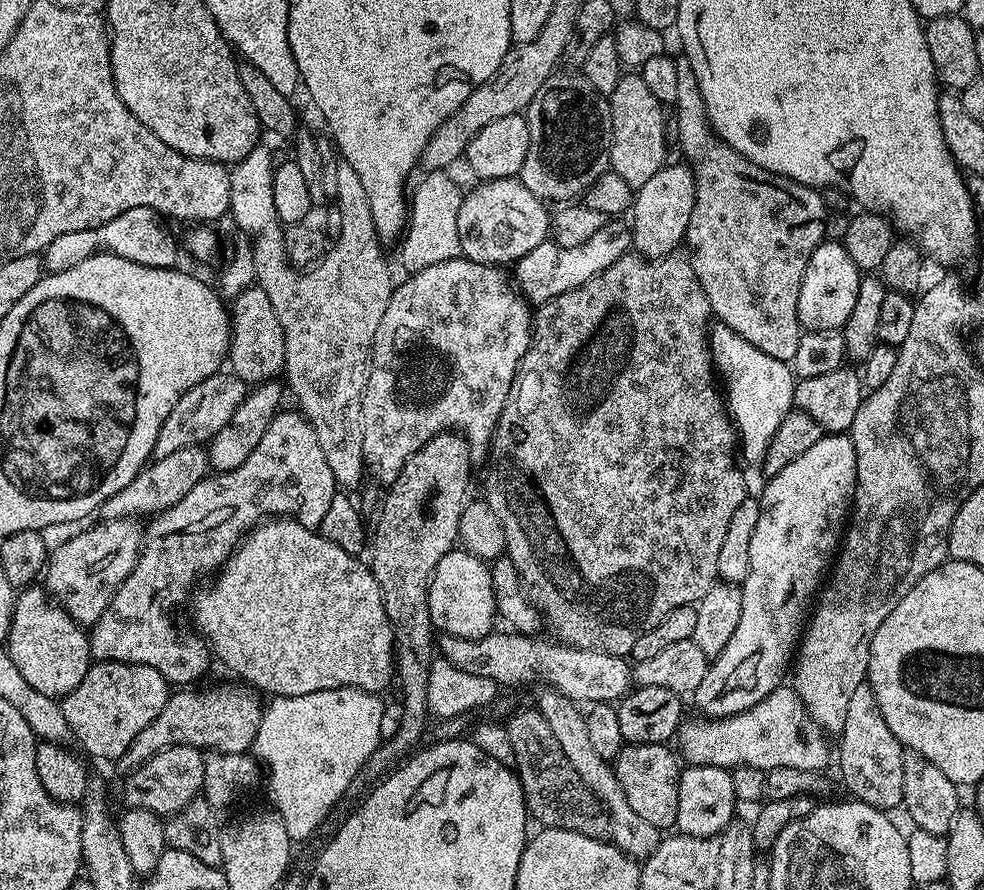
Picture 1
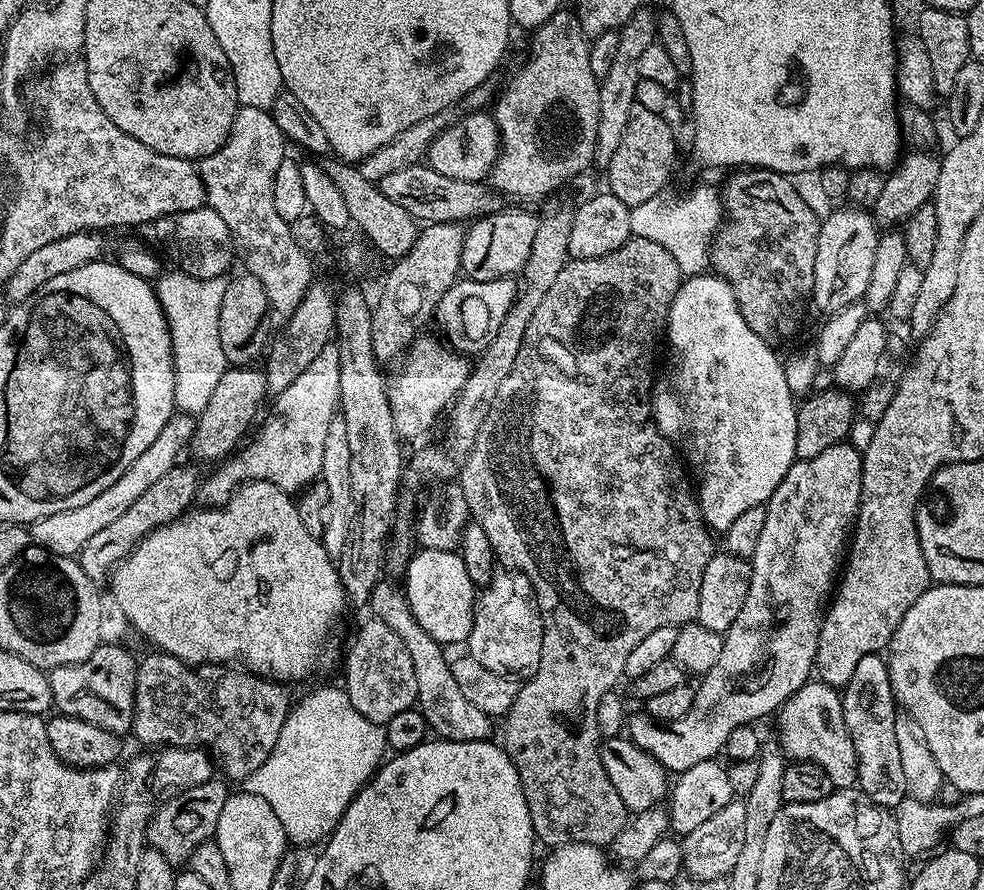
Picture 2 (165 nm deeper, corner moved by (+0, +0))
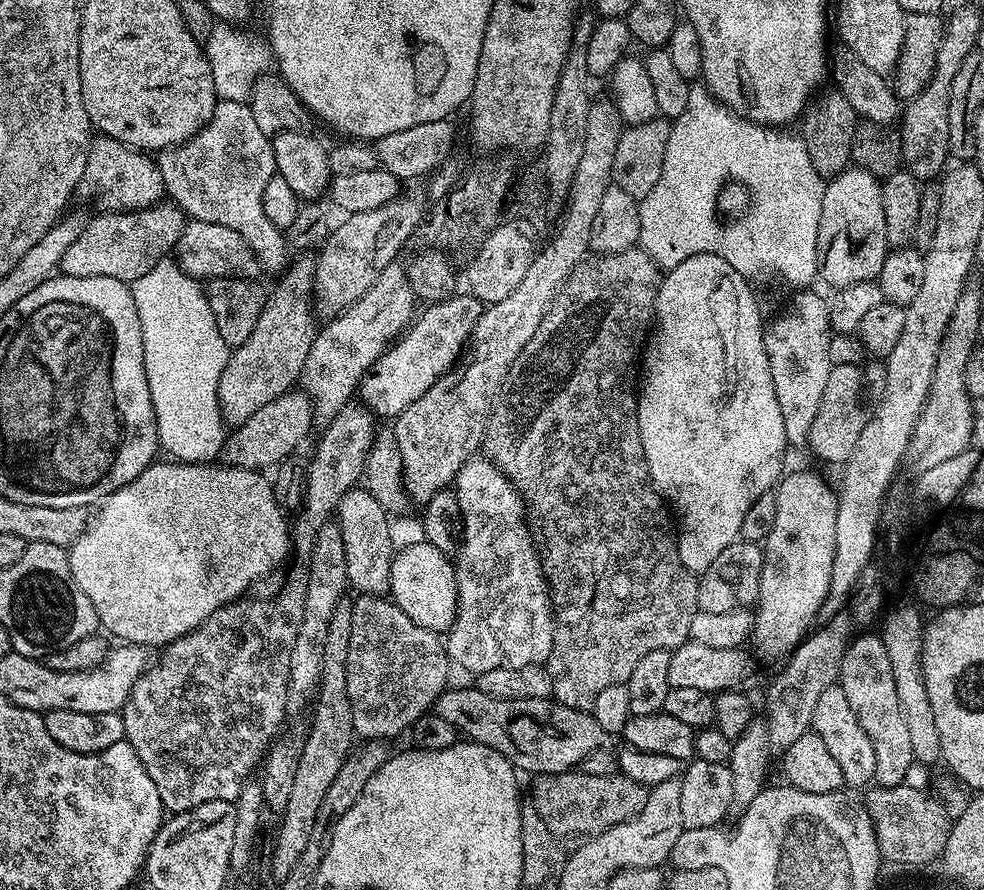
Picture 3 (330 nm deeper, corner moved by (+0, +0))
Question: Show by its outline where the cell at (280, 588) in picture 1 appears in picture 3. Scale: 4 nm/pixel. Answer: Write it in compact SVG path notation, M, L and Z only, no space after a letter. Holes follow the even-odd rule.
M216 462L210 464L160 463L152 463L146 470L142 470L142 474L138 474L138 478L134 478L134 482L105 496L99 507L95 509L97 510L96 516L94 512L84 532L67 549L70 574L82 590L82 594L90 598L96 611L99 627L105 633L113 632L118 638L117 641L141 646L153 646L152 644L167 646L173 640L187 636L199 624L204 624L206 618L214 614L214 610L218 610L223 604L228 604L232 600L239 600L245 595L251 589L248 587L251 586L252 580L260 580L263 576L270 575L284 559L287 561L290 556L290 520L289 517L284 517L287 515L285 509L281 508L276 500L272 480L264 477L267 475L263 471L250 468L229 468Z

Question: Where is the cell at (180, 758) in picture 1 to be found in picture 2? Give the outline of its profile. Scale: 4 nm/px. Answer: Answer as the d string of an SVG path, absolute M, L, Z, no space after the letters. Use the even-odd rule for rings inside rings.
M213 778L205 784L195 784L192 788L177 791L168 798L173 800L165 799L157 807L152 823L148 826L148 844L157 848L172 865L180 866L183 860L184 863L191 861L198 845L215 837L218 816L230 795L230 788L227 788L229 785L223 779L219 779Z

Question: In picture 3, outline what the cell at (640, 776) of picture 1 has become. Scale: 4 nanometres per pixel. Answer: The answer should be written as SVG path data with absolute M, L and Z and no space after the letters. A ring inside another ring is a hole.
M474 686L449 687L437 698L434 714L446 718L457 733L464 732L469 741L498 750L521 773L558 774L559 772L585 772L595 776L610 776L617 771L617 741L613 733L602 730L583 707L571 708L549 698L490 698Z

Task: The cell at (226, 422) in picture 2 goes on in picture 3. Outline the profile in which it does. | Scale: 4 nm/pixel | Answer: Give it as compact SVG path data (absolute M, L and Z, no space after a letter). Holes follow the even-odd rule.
M293 259L277 279L281 280L267 293L262 315L254 326L254 334L250 334L242 346L231 349L226 370L222 370L222 378L218 378L218 402L225 425L235 426L246 422L246 418L250 418L250 414L255 414L261 406L266 406L266 402L274 402L274 398L293 391L295 384L292 383L295 380L297 383L303 377L306 358L318 331L318 317L314 311L315 275L315 259Z

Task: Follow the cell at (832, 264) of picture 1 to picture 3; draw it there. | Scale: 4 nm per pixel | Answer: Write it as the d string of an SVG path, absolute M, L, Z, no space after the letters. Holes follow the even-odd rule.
M849 166L824 185L822 218L818 222L819 279L835 290L854 286L854 282L876 280L882 262L888 257L886 242L886 214L882 210L881 181L871 176L865 168Z

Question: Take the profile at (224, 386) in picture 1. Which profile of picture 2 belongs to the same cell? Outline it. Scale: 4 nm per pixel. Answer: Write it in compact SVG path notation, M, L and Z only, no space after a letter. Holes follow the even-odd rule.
M173 414L166 426L162 426L162 434L158 434L158 438L154 438L154 442L150 442L150 446L146 446L146 450L138 454L138 458L134 458L130 470L126 470L126 474L122 474L122 478L118 478L114 486L106 486L102 494L90 498L90 502L83 506L74 510L58 510L58 514L50 514L27 525L31 543L37 548L48 548L59 556L75 557L82 550L82 546L86 546L86 542L94 538L94 534L99 534L106 526L110 526L110 522L122 518L122 514L130 510L130 506L134 506L134 502L138 502L138 498L142 498L142 494L146 494L146 490L150 490L150 486L154 486L154 482L158 482L158 478L166 474L166 470L176 467L176 455L183 448L185 451L189 447L193 427L194 420L191 415Z

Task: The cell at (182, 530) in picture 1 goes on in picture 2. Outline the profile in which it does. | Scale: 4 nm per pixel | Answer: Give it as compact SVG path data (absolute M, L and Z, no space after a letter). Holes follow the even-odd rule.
M329 346L306 366L305 372L298 374L286 390L275 393L276 405L272 408L272 417L260 428L260 433L247 446L241 447L231 458L223 461L215 469L212 477L205 479L200 485L198 500L204 506L219 506L227 502L232 493L242 484L250 480L269 480L274 486L289 494L300 494L309 486L320 480L322 470L322 454L326 451L326 434L333 420L337 419L340 406L340 349Z

